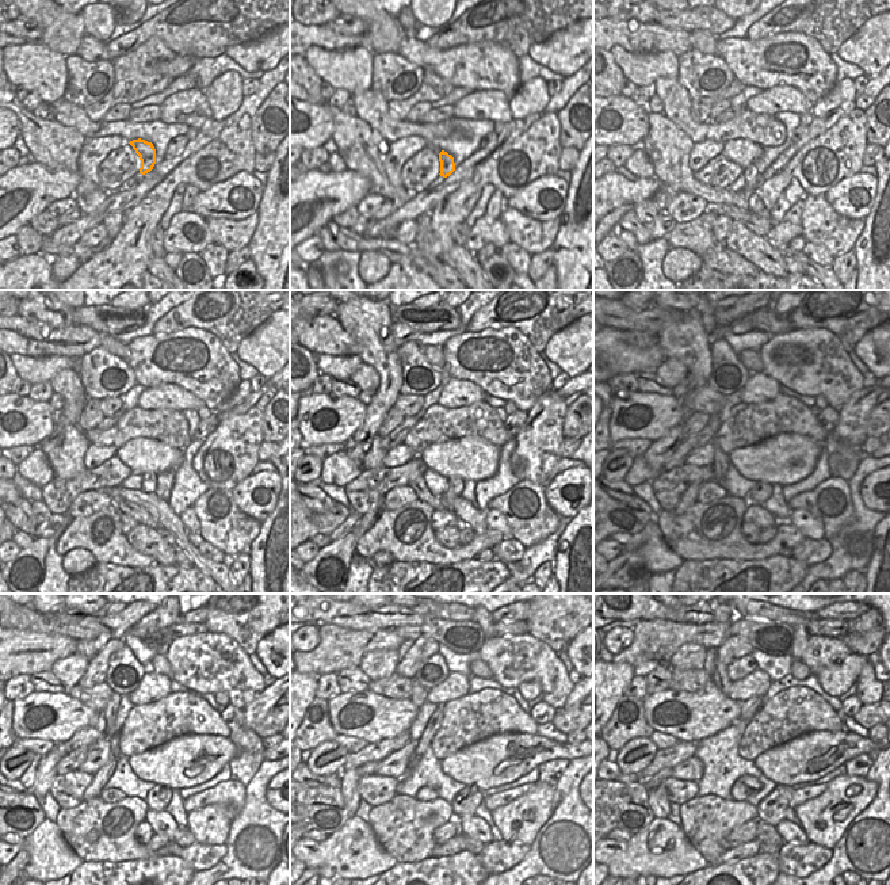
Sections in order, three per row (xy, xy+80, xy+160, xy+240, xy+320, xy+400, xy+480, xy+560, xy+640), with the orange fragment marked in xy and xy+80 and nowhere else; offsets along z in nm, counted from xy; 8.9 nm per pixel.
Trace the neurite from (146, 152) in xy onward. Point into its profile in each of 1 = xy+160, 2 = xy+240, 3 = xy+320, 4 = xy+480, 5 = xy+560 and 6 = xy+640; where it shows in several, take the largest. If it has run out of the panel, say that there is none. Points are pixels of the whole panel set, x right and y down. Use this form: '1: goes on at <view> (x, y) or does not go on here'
1: goes on at xy+160 (751, 174)
2: goes on at xy+240 (149, 480)
3: goes on at xy+320 (455, 485)
4: goes on at xy+480 (157, 798)
5: goes on at xy+560 (465, 803)
6: goes on at xy+640 (772, 809)

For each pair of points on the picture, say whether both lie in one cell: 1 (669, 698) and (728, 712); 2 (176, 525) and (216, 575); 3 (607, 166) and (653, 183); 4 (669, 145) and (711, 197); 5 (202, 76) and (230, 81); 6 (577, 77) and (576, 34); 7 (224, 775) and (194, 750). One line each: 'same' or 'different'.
1: same
2: same
3: different
4: same
5: different
6: different
7: different

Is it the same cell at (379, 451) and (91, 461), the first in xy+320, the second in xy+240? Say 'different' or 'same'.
different

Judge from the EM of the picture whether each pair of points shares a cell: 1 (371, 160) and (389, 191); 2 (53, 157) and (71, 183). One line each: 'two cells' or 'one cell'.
1: one cell
2: two cells

